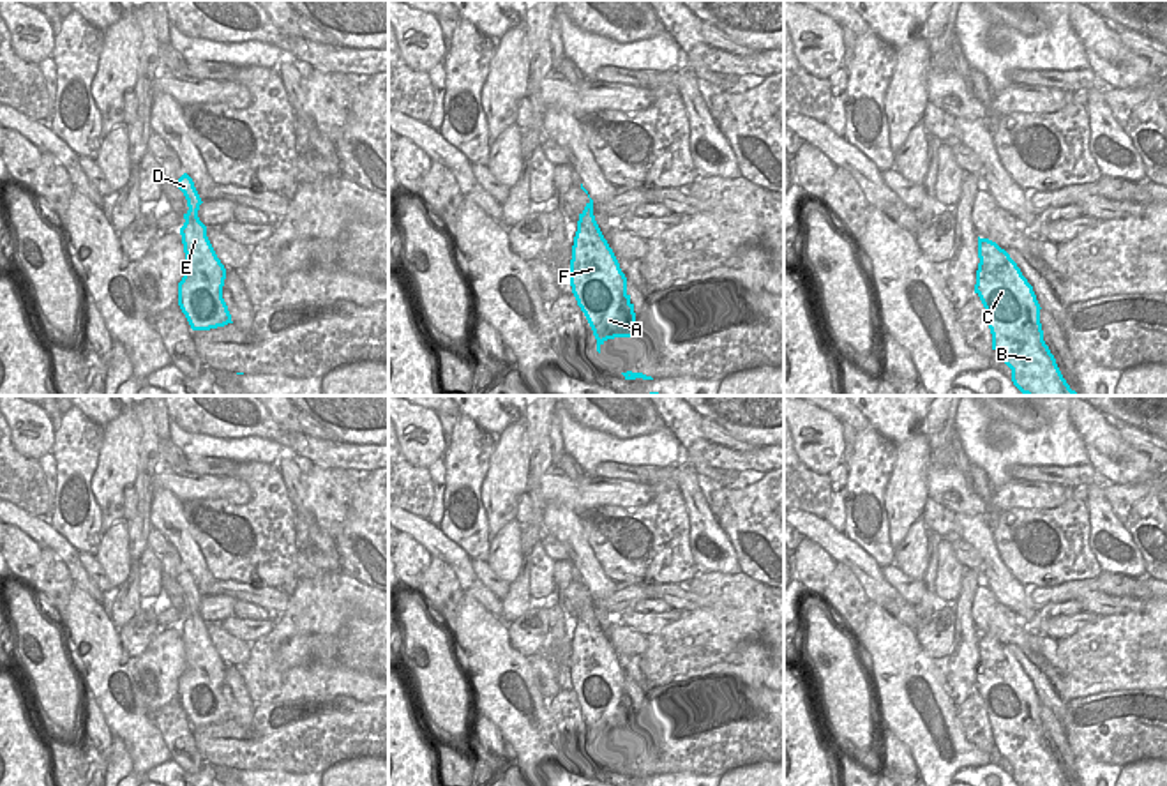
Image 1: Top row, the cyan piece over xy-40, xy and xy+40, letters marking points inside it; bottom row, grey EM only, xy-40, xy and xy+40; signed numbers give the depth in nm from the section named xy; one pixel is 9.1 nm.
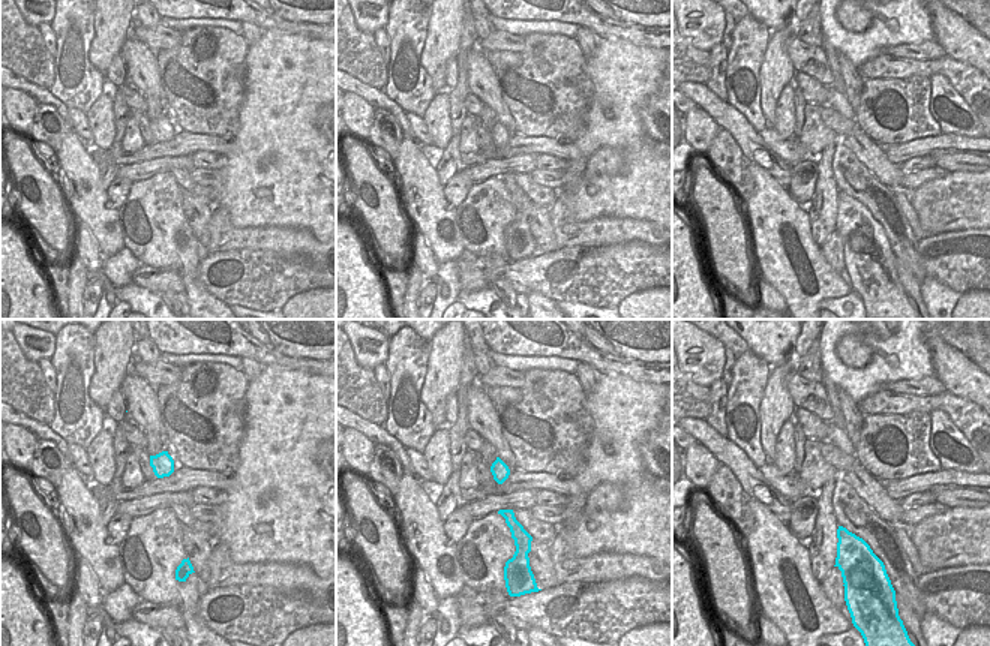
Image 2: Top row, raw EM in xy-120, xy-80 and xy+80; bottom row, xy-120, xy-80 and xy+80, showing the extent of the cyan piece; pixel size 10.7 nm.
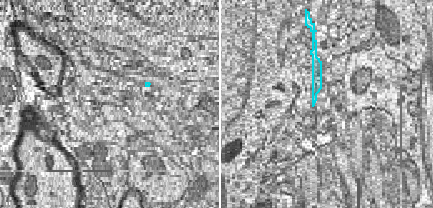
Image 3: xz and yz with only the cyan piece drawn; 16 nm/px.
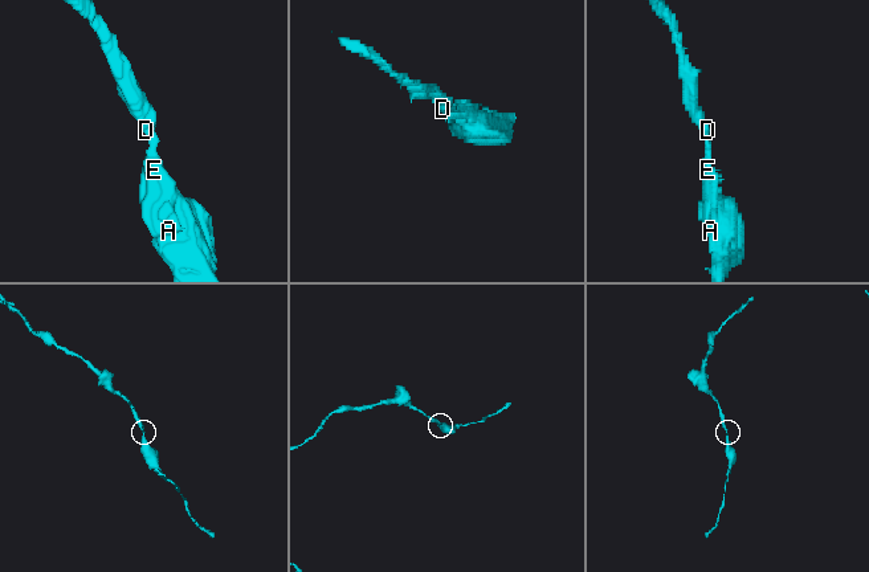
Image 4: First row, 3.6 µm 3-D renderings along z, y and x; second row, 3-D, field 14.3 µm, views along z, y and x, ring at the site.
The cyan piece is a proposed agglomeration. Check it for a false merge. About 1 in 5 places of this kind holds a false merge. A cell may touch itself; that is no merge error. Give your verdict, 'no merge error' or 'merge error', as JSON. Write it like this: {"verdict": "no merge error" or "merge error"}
{"verdict": "no merge error"}

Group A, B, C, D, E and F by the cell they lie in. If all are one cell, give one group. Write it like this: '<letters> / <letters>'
A B C D E F

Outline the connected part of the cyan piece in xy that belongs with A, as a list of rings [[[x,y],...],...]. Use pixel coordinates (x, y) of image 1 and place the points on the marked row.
[[[591,198],[577,221],[570,286],[593,330],[599,353],[607,339],[639,334],[634,329],[636,313],[627,293],[627,277],[595,221]]]

